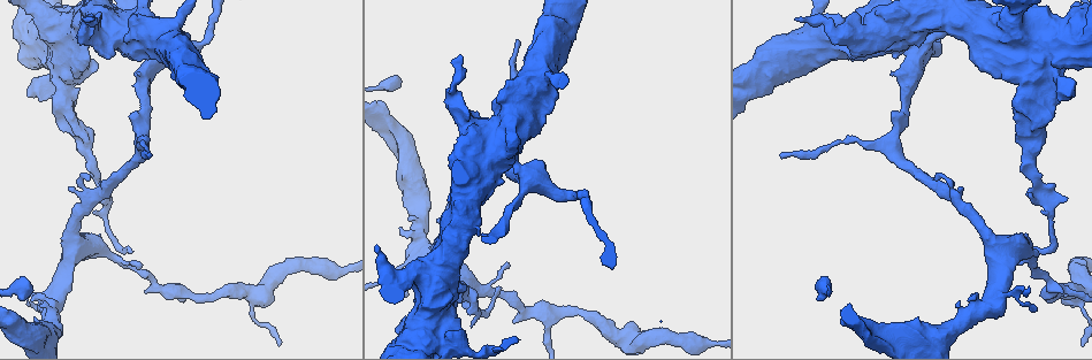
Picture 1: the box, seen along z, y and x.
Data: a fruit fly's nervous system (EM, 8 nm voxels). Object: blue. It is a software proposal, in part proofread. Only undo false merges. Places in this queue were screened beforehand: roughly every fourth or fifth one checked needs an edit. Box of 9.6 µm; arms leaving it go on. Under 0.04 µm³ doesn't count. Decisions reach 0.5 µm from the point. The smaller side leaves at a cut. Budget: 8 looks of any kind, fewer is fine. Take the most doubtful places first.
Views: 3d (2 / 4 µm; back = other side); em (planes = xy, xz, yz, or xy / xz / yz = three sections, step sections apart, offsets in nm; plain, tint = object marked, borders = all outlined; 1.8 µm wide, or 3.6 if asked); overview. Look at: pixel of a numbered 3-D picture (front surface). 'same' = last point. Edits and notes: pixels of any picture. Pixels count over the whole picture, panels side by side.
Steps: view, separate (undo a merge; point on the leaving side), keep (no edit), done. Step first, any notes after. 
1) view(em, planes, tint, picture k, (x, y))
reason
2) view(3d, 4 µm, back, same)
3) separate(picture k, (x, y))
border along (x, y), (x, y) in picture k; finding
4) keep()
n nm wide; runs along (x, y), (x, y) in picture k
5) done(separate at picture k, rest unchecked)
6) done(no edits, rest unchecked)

view(3d, 4 µm, picture 1, (1038, 63))
sharp bend

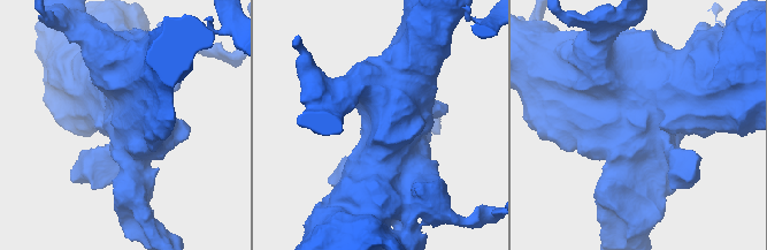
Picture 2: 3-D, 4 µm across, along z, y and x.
view(em, planes, tint, picture 2, (636, 126))
shape alone is not enough

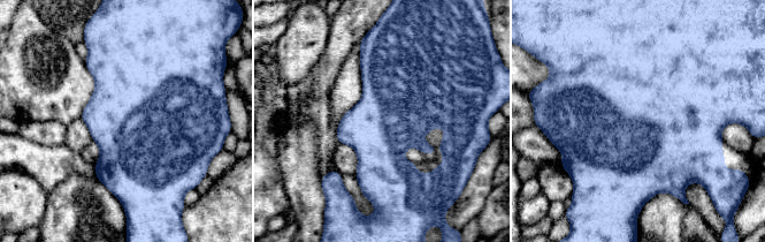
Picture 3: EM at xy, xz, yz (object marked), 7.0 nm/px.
keep()
550 nm wide; one neuron here

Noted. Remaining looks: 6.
view(3d, 4 µm, picture 1, (811, 29))
thick turns thin

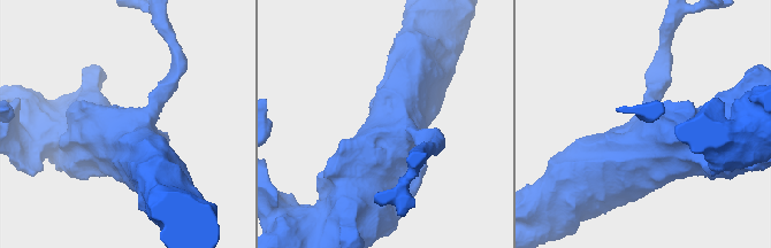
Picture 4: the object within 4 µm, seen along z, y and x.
view(em, 3.6 µm, planes, plain, picture 4, (400, 128))
shape alone is not enough

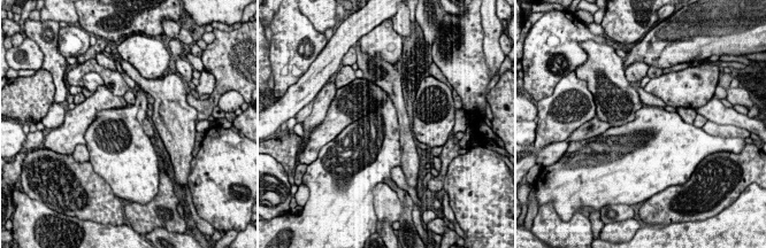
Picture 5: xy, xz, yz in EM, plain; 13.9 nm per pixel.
view(em, 3.6 µm, planes, tint, same)

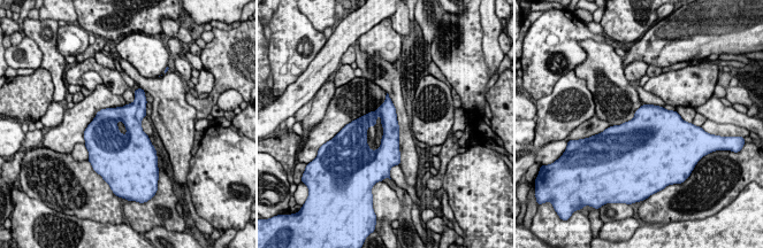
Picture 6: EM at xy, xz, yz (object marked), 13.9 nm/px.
keep()
300 nm wide; runs along (352, 126), (369, 153), (397, 155) in picture 6; one neuron here

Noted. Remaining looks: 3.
view(3d, 4 µm, picture 1, (917, 47))
thick turns thin

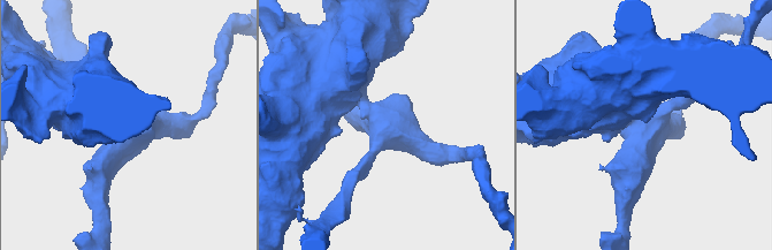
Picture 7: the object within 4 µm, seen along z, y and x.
view(em, 3.6 µm, xz, step 8, tint, picture 7, (381, 118))
4 arms; shape alone is not enough

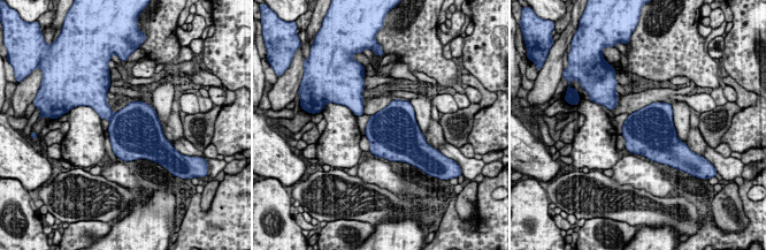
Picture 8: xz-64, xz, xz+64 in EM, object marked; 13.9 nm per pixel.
view(em, 3.6 µm, planes, borders, same)
cut it another way

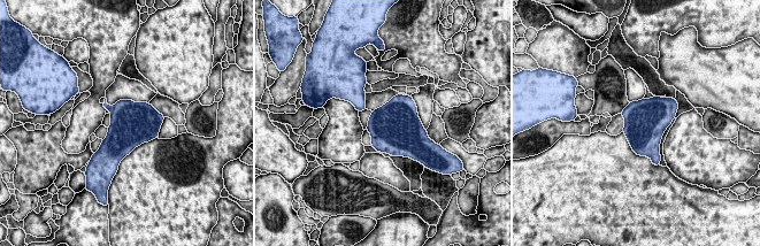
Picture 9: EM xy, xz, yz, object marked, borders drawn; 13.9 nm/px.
separate(picture 9, (128, 116))
border along (113, 107), (110, 113) in picture 9; a second neuron is stuck on

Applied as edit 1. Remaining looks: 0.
done(separate at picture 9, rest unchecked)

